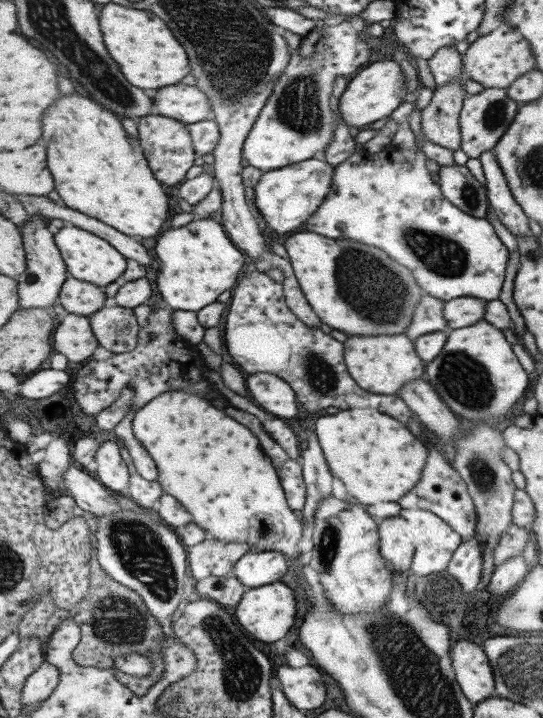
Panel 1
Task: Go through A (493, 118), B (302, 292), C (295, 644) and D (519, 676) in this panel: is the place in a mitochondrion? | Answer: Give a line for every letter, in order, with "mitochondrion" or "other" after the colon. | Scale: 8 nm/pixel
A: mitochondrion
B: other
C: other
D: mitochondrion

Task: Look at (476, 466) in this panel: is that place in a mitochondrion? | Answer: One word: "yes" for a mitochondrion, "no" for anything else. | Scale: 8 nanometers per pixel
yes

